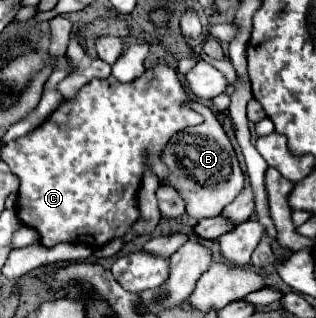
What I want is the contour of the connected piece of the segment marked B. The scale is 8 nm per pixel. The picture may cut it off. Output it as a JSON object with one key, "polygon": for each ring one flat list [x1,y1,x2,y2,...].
{"polygon":[[194,102,192,108,204,116,204,124,186,128,170,138,162,160,170,168,170,184,186,200,186,214,202,220,218,216,222,208,226,208,226,204,230,204,242,192,244,172,216,114,200,102]]}

